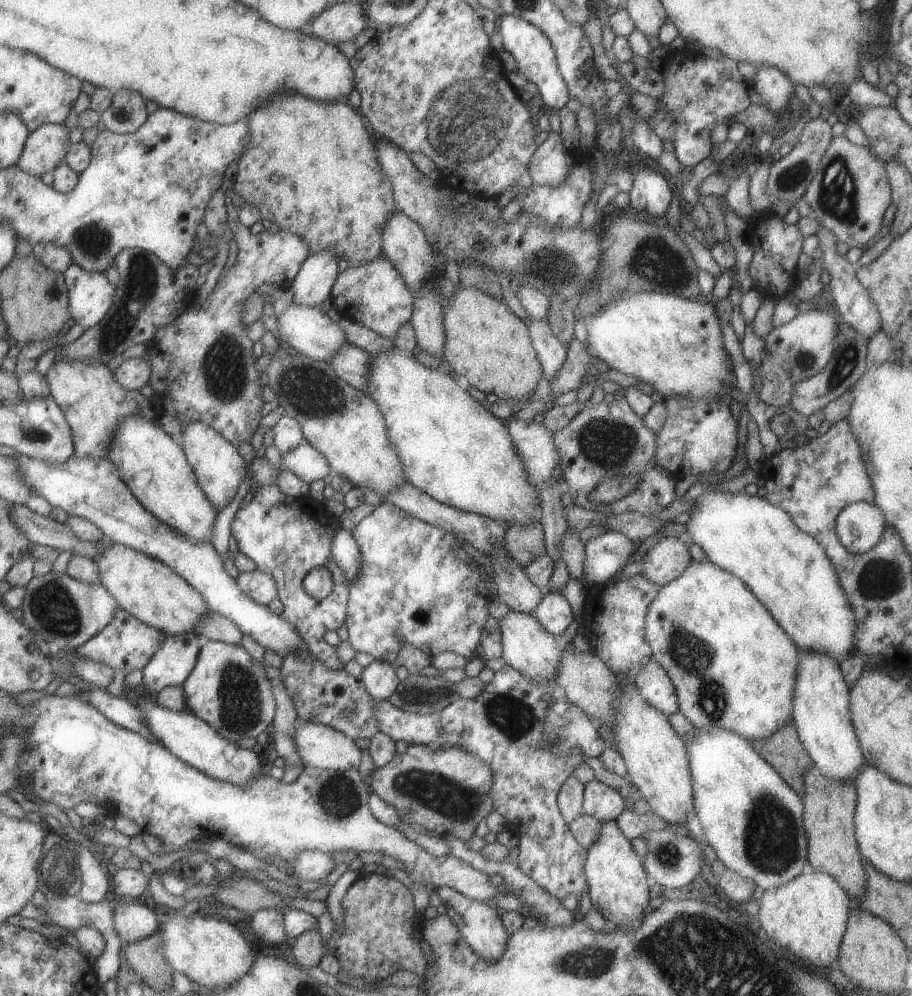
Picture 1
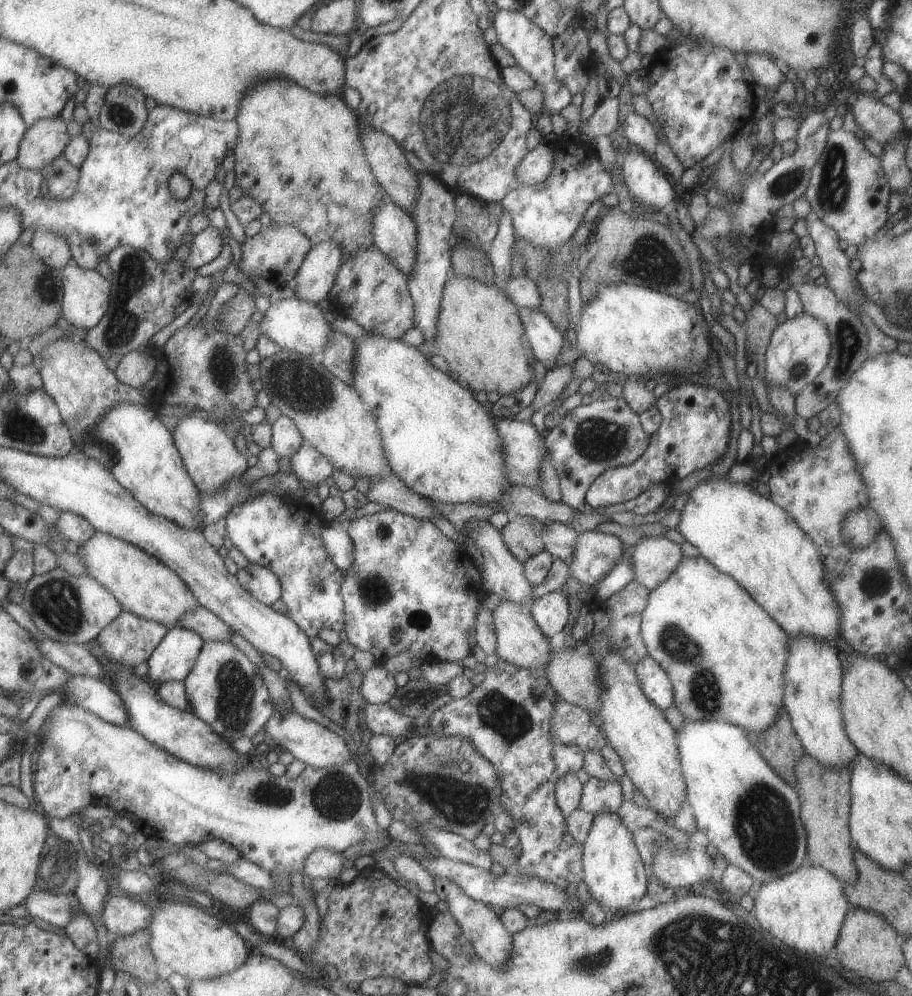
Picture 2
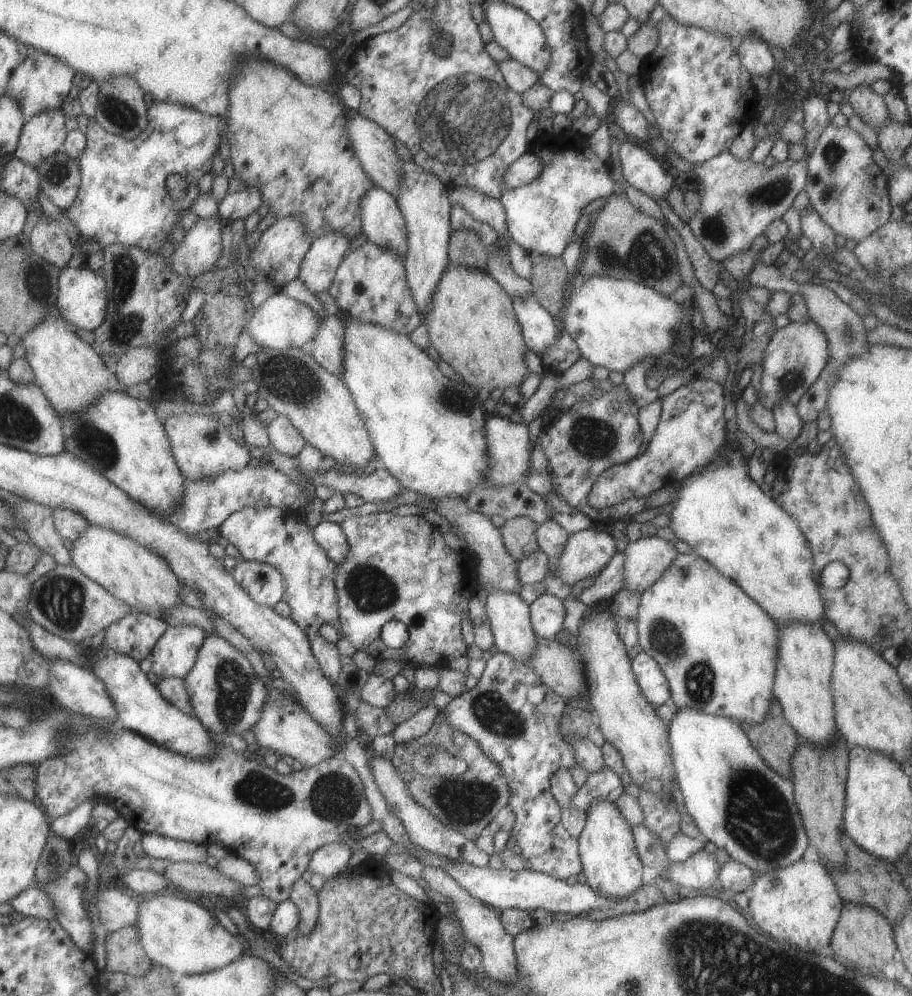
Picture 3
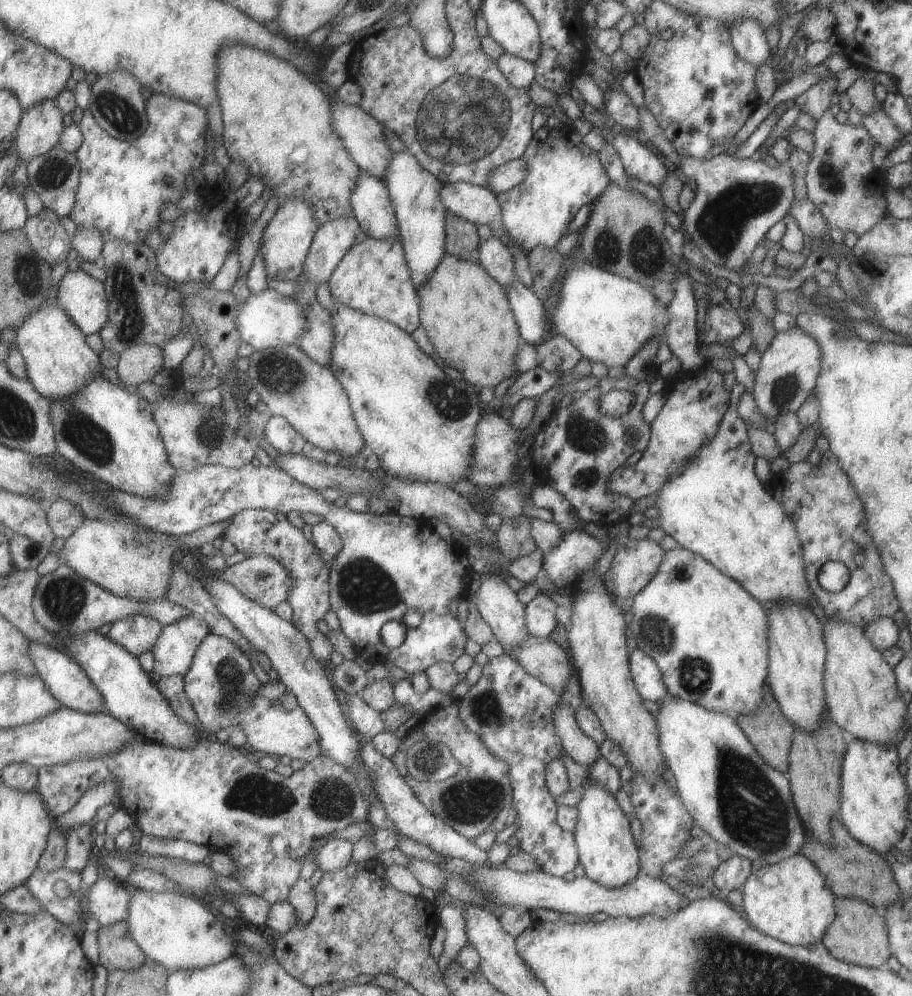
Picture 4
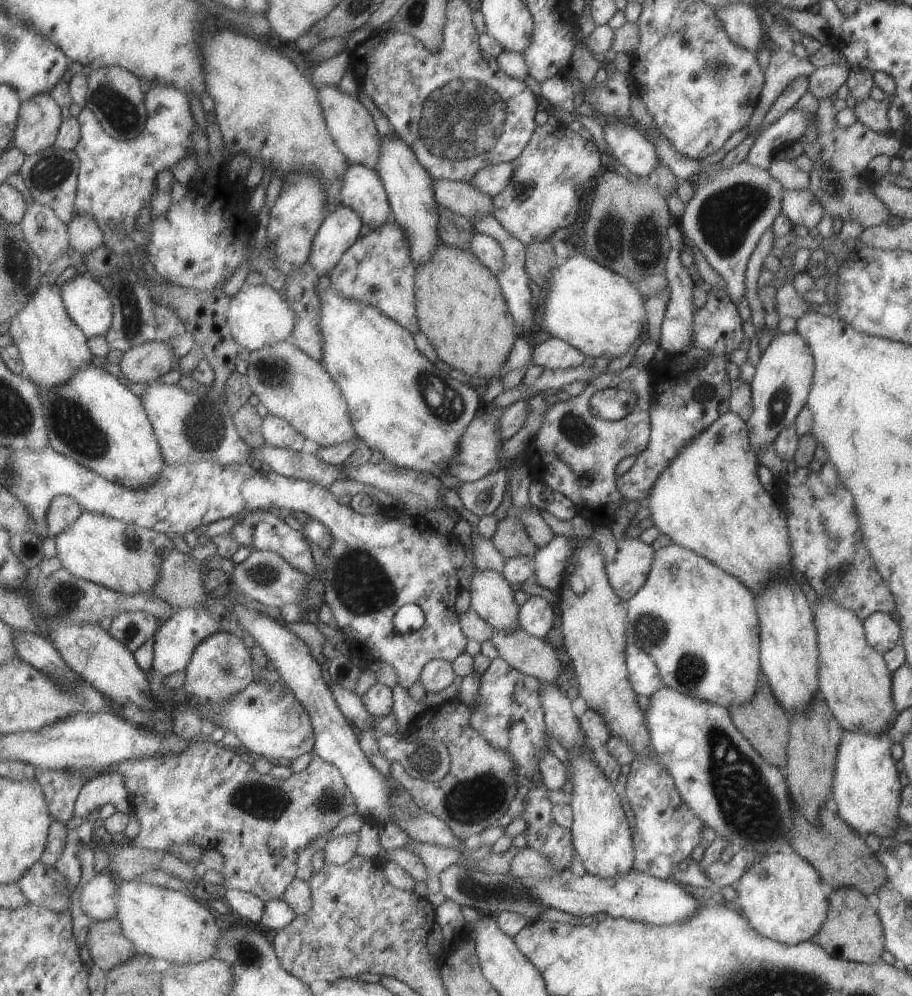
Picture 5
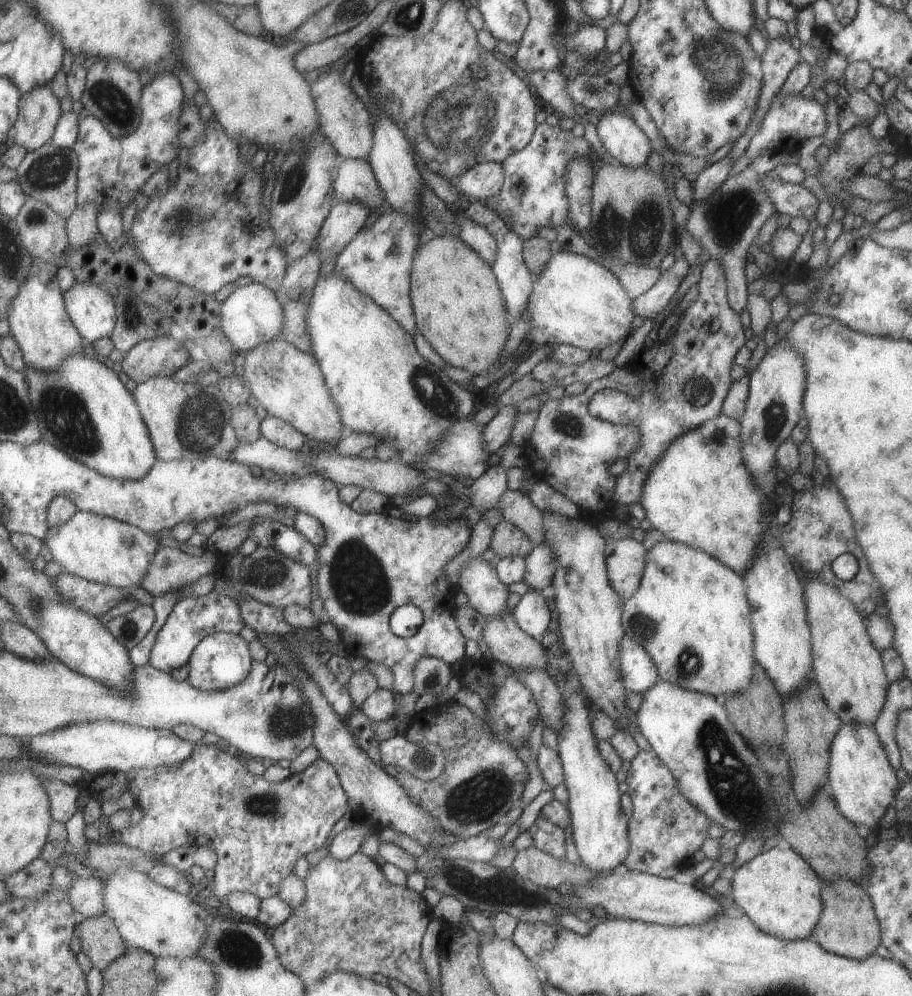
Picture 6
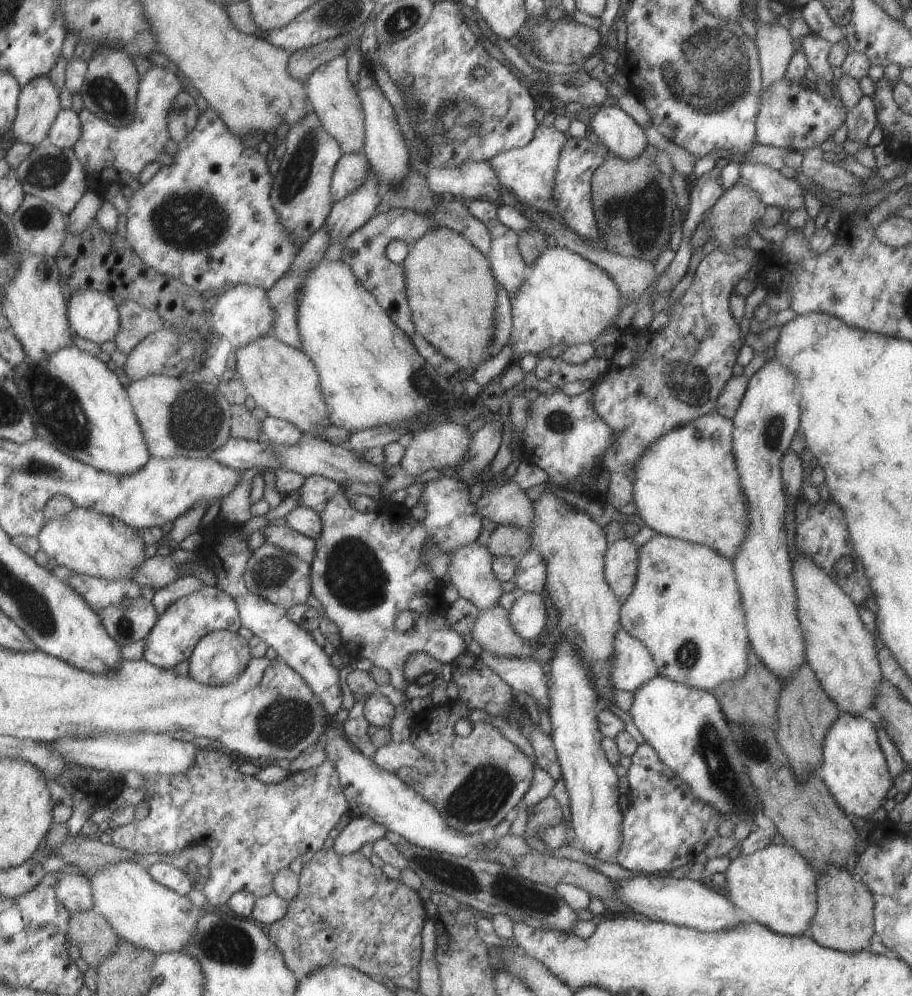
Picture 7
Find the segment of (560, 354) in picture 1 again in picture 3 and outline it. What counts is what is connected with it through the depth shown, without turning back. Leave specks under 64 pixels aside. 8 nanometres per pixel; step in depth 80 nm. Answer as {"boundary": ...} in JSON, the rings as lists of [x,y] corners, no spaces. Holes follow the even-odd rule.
{"boundary":[[[533,296],[510,299],[526,349],[541,356],[561,335],[558,321]]]}

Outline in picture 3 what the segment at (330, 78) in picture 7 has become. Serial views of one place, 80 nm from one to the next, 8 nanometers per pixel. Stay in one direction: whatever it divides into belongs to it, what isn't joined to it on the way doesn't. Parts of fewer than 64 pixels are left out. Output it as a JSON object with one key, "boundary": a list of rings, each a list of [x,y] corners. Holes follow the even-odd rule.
{"boundary":[[[355,111],[348,112],[345,116],[345,132],[347,132],[347,142],[351,144],[351,150],[359,162],[359,166],[367,174],[372,184],[389,192],[393,197],[397,196],[397,182],[399,182],[403,161],[395,152],[394,139],[373,120],[363,118]]]}

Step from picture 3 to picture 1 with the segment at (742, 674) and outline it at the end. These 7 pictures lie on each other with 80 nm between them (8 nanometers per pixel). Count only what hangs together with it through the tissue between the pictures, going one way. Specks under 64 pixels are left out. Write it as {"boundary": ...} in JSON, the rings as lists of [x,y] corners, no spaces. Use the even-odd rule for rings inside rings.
{"boundary":[[[692,560],[689,566],[671,582],[658,588],[657,596],[649,603],[648,611],[645,615],[644,633],[646,641],[652,650],[652,658],[657,661],[670,678],[678,700],[678,710],[694,726],[695,729],[721,728],[734,732],[740,737],[751,741],[761,741],[768,739],[781,727],[792,722],[792,698],[796,683],[796,666],[798,663],[798,648],[796,644],[787,636],[787,633],[775,622],[771,613],[757,600],[753,591],[743,584],[734,574],[719,568],[711,561],[697,562]]]}

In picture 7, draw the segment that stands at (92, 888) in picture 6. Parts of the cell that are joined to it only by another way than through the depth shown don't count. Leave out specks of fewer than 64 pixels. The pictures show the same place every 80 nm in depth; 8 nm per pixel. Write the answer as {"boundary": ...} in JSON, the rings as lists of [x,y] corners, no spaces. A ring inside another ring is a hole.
{"boundary":[[[57,872],[54,891],[57,900],[70,912],[77,913],[92,908],[93,897],[90,880],[84,875]]]}

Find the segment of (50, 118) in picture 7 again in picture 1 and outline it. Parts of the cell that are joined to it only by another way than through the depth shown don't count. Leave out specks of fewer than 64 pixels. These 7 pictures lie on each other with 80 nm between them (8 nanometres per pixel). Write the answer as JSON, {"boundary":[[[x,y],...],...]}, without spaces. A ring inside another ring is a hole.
{"boundary":[[[55,123],[38,126],[28,133],[16,165],[23,172],[41,177],[64,160],[69,145],[65,126]]]}

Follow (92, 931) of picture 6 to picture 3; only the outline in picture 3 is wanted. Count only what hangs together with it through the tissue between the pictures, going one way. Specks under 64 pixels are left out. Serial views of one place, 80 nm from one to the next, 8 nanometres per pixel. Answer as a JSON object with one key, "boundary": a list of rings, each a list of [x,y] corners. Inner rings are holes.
{"boundary":[[[123,926],[107,933],[104,944],[105,969],[108,973],[141,976],[149,972],[152,962],[141,948],[134,926]]]}

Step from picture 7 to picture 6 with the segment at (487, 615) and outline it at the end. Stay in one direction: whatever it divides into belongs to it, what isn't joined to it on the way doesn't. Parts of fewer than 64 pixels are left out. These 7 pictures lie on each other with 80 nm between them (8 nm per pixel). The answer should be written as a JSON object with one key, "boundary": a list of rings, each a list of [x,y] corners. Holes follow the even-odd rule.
{"boundary":[[[511,613],[486,618],[482,639],[488,646],[492,660],[519,671],[541,669],[546,672],[545,647],[536,638],[524,633]]]}

